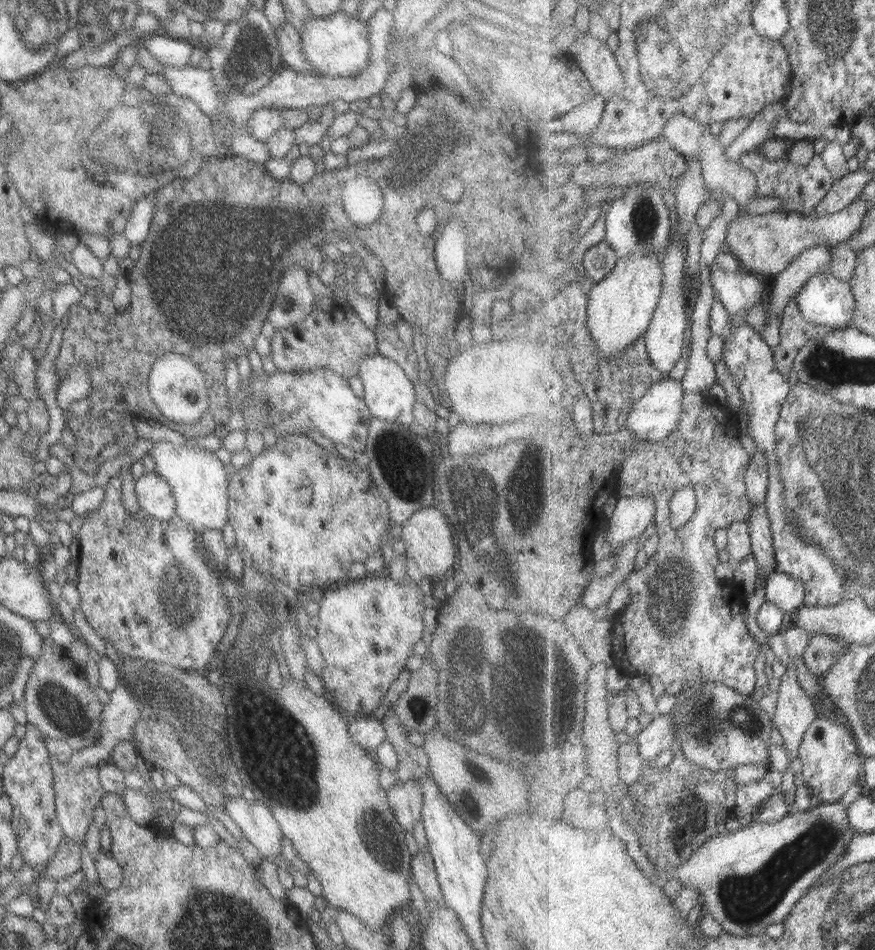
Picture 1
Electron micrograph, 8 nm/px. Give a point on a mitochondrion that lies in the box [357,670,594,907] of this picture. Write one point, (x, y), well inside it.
(552, 714)

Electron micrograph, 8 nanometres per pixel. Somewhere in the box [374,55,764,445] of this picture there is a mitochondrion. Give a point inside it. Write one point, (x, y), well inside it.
(646, 222)

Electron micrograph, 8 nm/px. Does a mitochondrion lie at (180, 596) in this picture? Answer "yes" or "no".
yes

